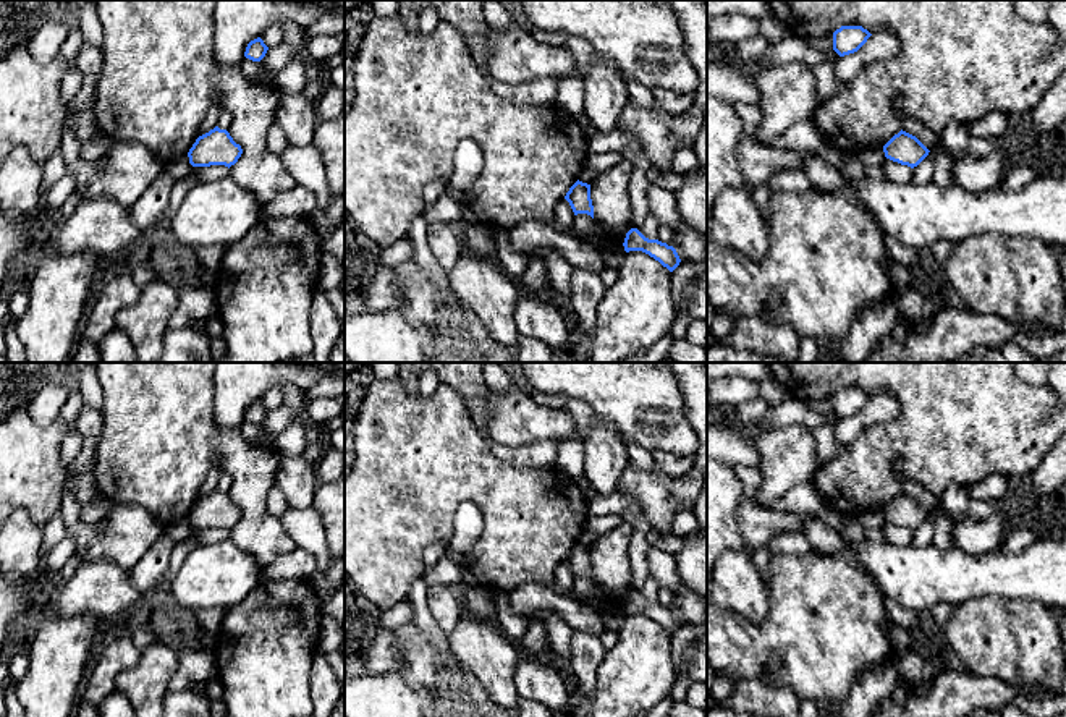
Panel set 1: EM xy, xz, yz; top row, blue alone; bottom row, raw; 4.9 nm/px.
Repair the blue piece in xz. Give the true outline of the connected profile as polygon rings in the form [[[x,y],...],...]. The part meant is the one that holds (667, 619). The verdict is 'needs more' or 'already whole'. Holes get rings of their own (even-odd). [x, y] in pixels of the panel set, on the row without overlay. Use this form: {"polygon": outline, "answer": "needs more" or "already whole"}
{"polygon": [[[631,591],[624,600],[624,613],[642,613],[658,623],[663,630],[673,634],[681,622],[673,609],[662,605],[658,602],[645,600],[637,591]]], "answer": "already whole"}

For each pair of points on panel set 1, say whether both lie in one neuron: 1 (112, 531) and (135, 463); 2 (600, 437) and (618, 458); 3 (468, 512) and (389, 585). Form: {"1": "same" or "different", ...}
{"1": "different", "2": "same", "3": "different"}

